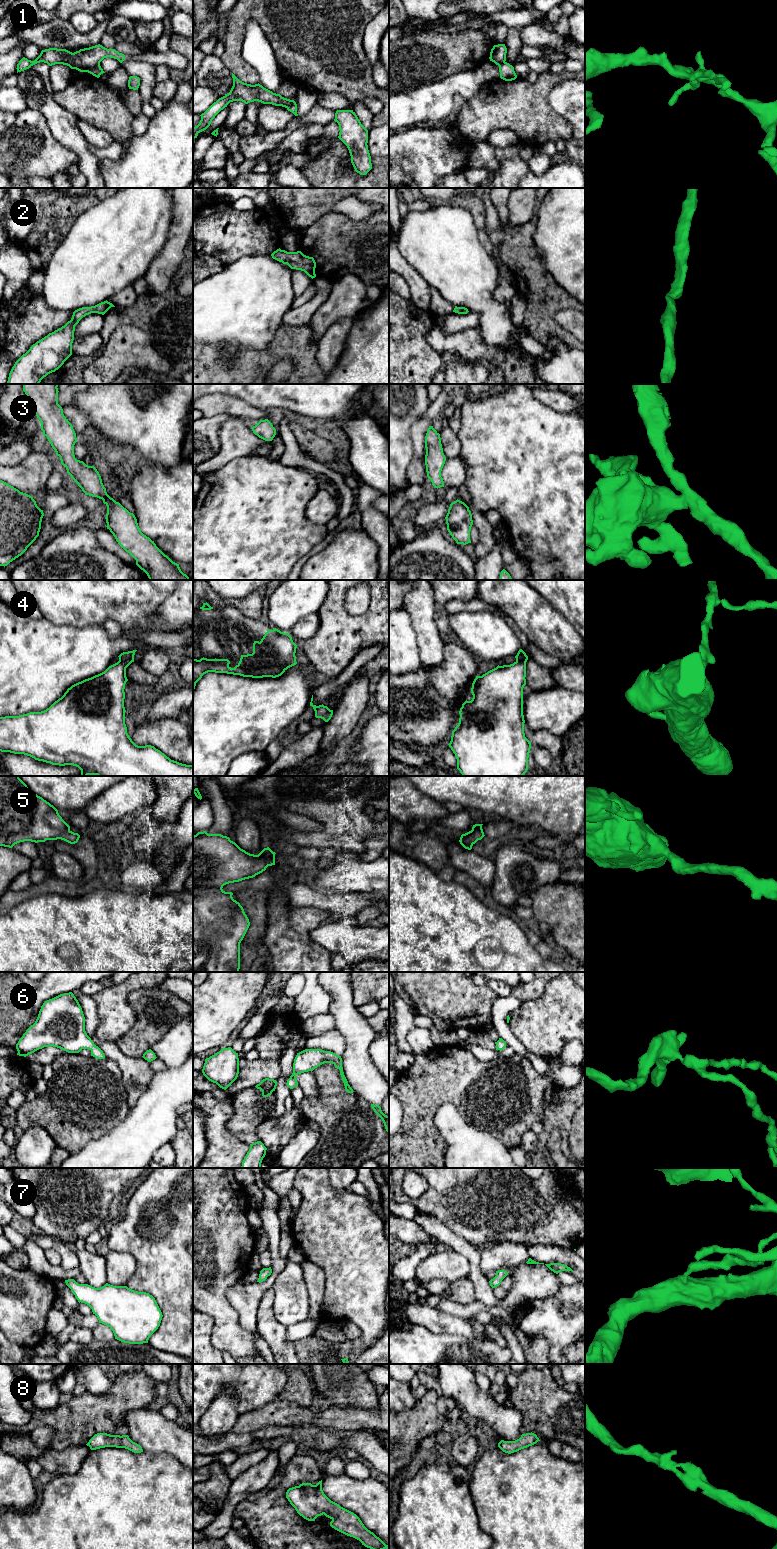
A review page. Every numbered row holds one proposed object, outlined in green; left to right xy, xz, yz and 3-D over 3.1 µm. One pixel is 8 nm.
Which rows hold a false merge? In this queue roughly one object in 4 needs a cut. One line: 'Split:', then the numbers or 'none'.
Split: 1

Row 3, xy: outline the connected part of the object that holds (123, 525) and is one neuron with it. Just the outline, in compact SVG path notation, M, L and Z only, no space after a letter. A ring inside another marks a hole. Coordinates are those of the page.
M23 384L23 391L41 422L43 435L60 457L67 473L85 495L103 500L107 506L107 529L136 560L136 565L147 574L149 580L190 580L181 571L179 564L173 562L154 541L141 532L135 515L107 494L97 469L75 458L76 433L58 404L57 387L58 384Z

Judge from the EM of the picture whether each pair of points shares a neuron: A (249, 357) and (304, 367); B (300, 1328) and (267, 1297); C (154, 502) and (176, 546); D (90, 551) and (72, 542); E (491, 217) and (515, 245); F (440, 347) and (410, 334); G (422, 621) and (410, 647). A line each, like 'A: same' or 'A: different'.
A: same
B: different
C: same
D: same
E: same
F: different
G: different

